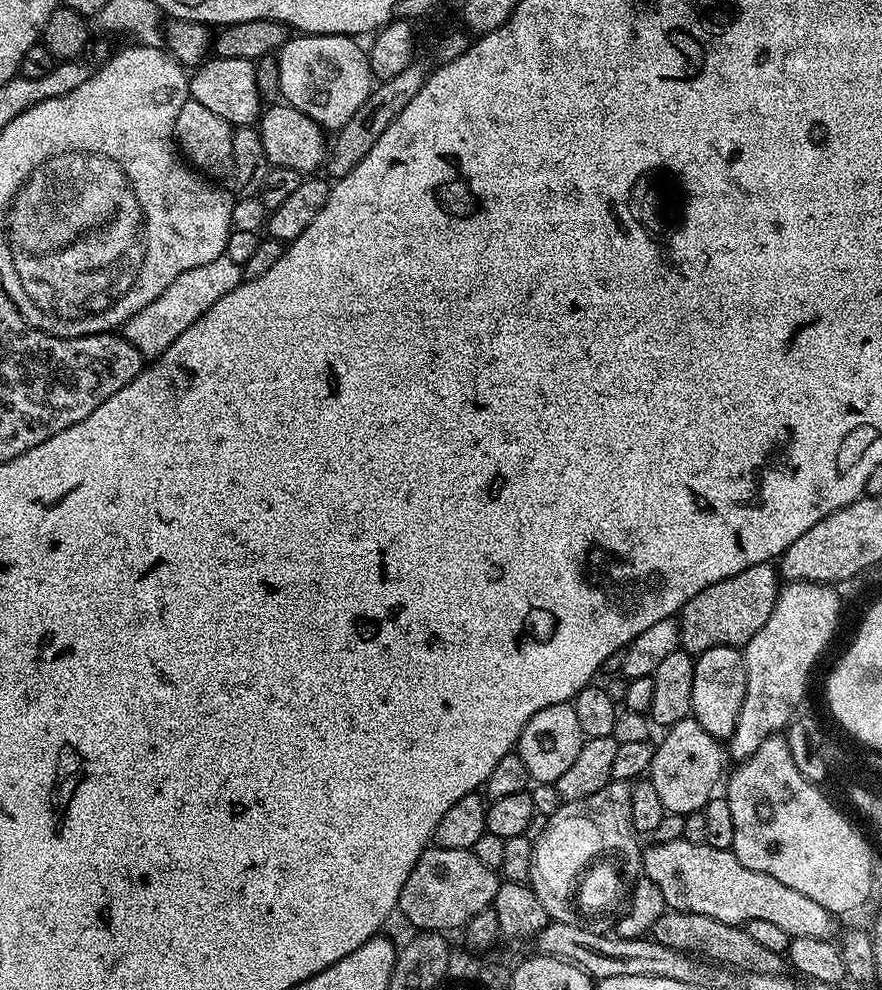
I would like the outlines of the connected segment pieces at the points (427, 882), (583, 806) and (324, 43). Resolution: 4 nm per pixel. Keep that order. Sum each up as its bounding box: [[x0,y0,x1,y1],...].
[[399,846,497,924],[532,780,637,923],[278,35,374,130]]

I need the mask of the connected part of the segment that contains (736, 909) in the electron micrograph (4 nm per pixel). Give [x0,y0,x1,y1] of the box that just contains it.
[643,839,833,940]

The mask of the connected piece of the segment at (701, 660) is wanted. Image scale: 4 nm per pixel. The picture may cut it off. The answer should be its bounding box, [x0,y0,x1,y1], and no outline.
[691,645,746,742]

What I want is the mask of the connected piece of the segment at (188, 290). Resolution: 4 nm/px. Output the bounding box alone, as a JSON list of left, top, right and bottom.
[122,256,241,358]

